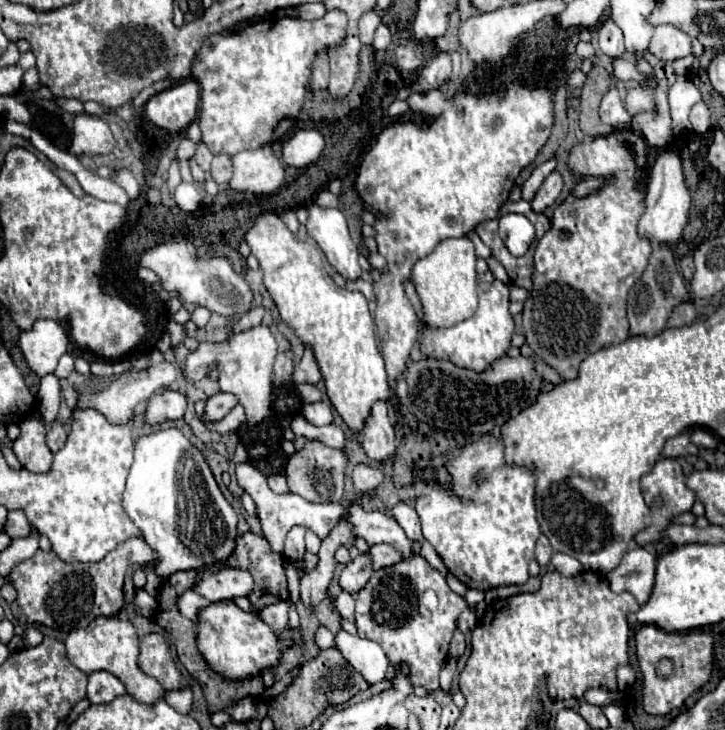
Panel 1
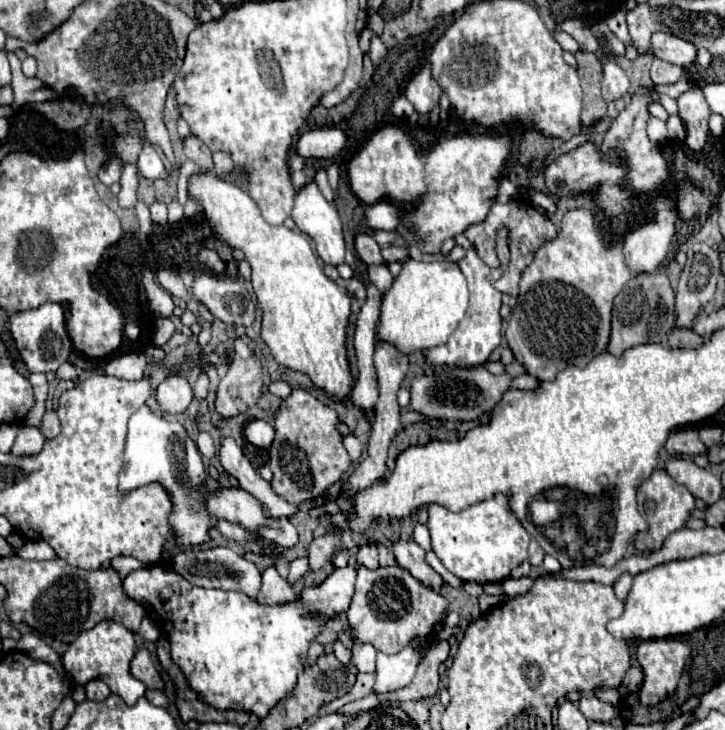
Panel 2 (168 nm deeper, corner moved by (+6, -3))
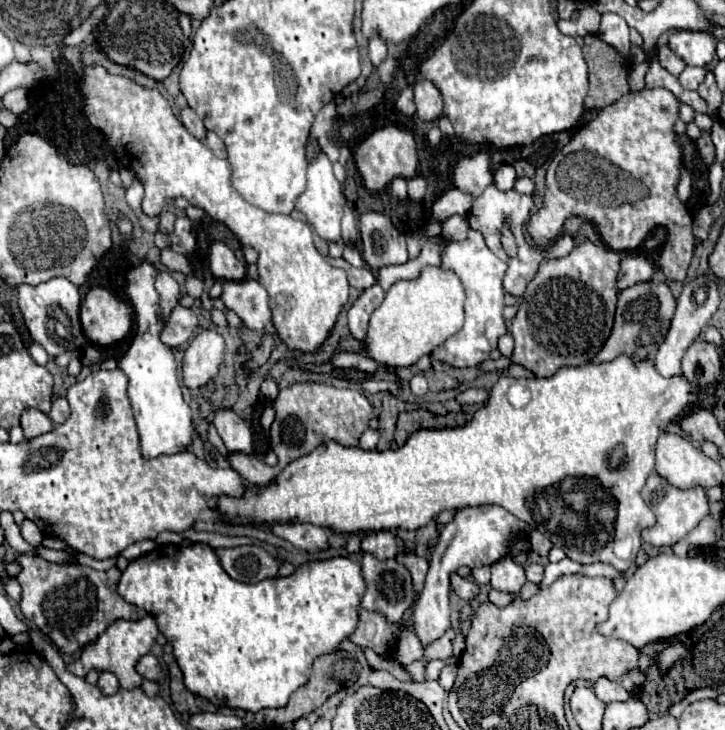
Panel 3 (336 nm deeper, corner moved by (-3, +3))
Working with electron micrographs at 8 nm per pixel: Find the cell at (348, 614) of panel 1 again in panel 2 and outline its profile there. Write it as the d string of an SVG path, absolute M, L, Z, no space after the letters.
M271 566L263 574L263 586L257 594L257 600L259 600L259 604L263 602L267 606L275 606L275 604L287 604L287 602L291 604L297 600L297 596L293 592L291 584L277 574L275 566Z

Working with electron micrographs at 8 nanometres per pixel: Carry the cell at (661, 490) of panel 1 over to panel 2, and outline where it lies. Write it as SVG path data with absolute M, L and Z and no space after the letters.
M657 468L641 486L639 486L639 492L637 492L637 502L639 502L639 510L643 512L645 520L649 522L649 530L643 532L643 534L637 534L635 536L635 548L641 552L641 554L649 554L649 552L655 552L663 546L663 540L683 528L685 520L689 518L691 510L695 508L695 498L691 496L691 492L677 484L663 468Z

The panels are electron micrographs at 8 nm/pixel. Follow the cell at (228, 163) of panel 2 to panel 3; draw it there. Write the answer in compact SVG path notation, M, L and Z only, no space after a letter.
M208 130L206 132L206 140L204 140L204 144L218 156L218 158L226 158L226 150L224 150L224 142L216 136L216 132L212 132L212 130Z

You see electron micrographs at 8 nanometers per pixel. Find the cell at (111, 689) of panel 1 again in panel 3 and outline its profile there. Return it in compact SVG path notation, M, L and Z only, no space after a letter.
M100 672L100 678L98 678L98 684L96 684L96 686L98 686L98 688L100 688L100 692L102 692L102 694L106 694L106 696L116 694L116 692L118 692L118 688L120 688L118 678L116 678L112 672Z

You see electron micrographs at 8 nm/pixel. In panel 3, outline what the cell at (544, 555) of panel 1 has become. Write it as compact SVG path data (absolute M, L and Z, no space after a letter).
M534 530L534 532L530 534L530 544L532 544L532 550L534 550L536 554L540 554L540 556L548 556L548 552L550 552L550 548L552 548L552 542L550 542L544 534L540 534L538 530Z

